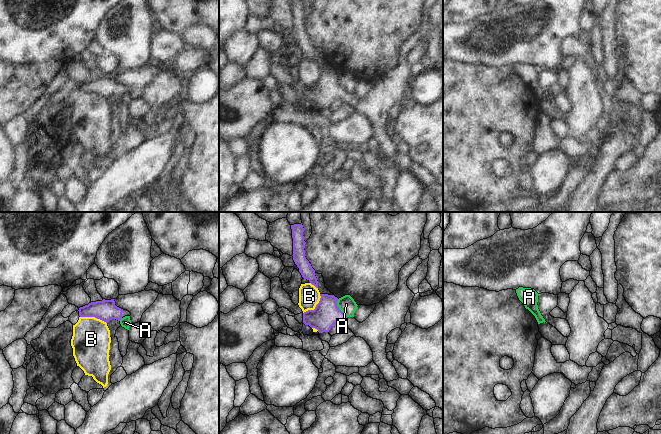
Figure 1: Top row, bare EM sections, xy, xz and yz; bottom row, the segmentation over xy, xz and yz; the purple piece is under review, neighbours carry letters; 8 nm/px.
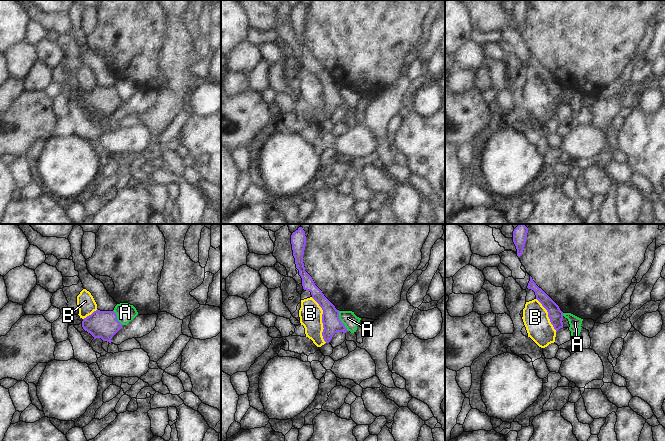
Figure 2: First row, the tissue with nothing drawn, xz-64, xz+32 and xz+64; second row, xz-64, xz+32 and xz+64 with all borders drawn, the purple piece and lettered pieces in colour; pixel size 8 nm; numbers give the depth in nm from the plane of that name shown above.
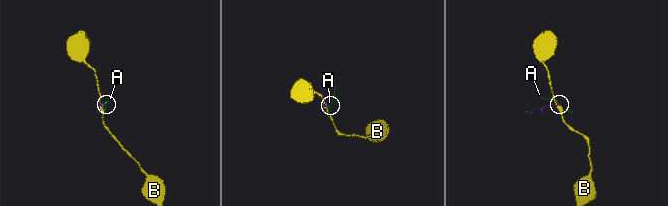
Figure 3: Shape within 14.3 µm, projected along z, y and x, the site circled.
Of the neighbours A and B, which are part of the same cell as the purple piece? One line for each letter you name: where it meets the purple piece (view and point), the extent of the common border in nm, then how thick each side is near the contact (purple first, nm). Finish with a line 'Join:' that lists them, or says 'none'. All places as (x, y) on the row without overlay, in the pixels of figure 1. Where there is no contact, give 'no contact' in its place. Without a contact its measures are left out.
Join: none

